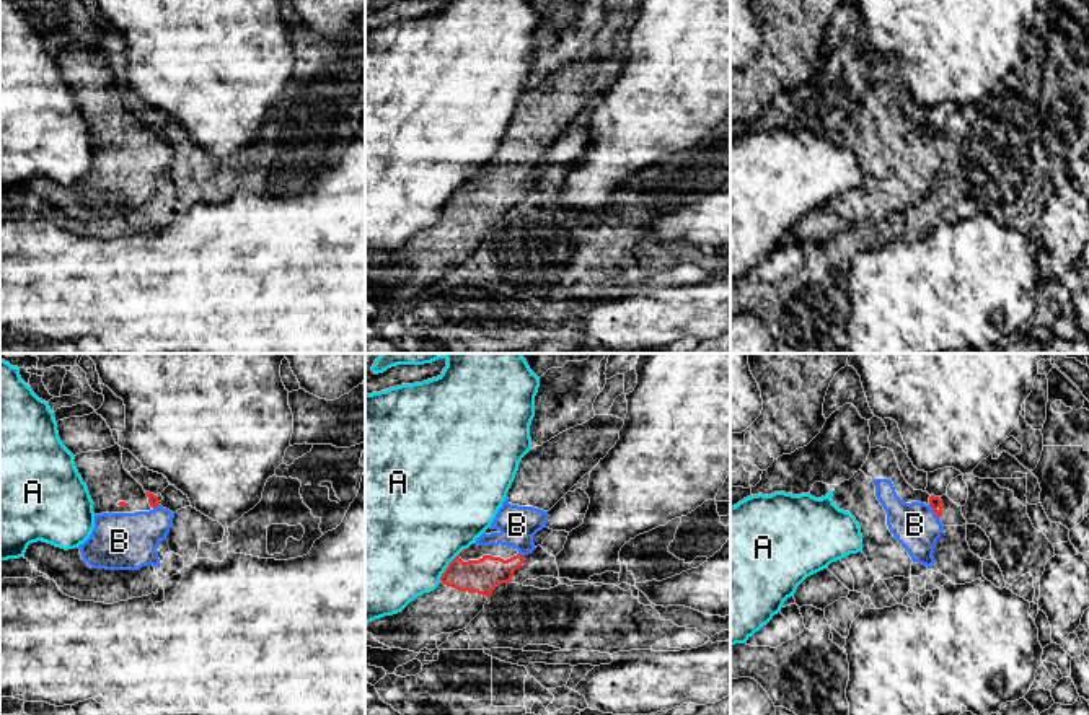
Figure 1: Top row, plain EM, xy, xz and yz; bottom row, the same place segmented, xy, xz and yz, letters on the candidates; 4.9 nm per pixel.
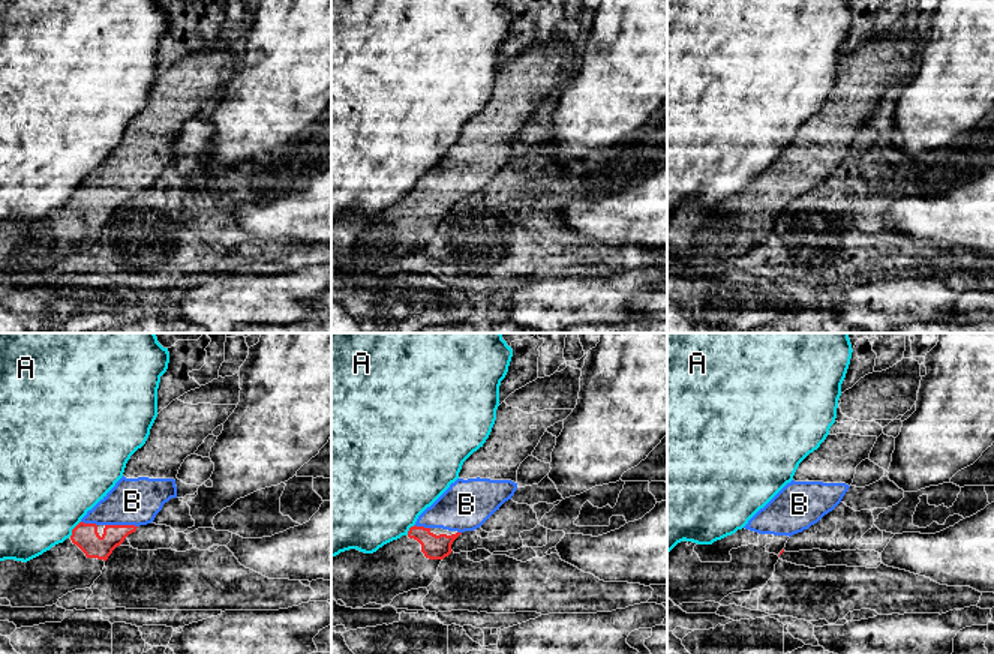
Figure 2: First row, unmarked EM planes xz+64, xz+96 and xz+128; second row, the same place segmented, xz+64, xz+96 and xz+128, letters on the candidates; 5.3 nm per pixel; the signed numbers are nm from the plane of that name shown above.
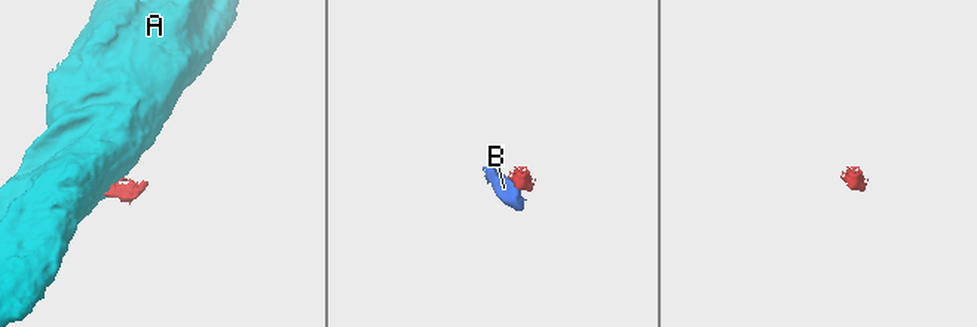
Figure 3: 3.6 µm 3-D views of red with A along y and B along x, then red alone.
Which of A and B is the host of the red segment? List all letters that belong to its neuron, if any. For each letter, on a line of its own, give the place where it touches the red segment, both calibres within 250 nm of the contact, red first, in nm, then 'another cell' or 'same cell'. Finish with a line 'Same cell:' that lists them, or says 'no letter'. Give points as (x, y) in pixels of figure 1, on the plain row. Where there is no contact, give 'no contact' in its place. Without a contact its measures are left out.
A: xz (449, 199) | 170/500 nm | another cell
B: yz (933, 145) | 60/220 nm | same cell
Same cell: B

